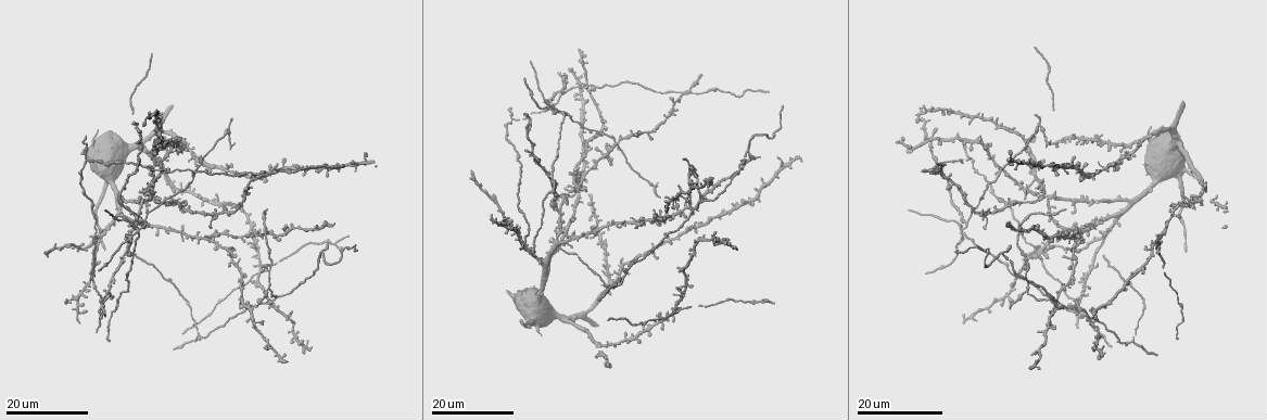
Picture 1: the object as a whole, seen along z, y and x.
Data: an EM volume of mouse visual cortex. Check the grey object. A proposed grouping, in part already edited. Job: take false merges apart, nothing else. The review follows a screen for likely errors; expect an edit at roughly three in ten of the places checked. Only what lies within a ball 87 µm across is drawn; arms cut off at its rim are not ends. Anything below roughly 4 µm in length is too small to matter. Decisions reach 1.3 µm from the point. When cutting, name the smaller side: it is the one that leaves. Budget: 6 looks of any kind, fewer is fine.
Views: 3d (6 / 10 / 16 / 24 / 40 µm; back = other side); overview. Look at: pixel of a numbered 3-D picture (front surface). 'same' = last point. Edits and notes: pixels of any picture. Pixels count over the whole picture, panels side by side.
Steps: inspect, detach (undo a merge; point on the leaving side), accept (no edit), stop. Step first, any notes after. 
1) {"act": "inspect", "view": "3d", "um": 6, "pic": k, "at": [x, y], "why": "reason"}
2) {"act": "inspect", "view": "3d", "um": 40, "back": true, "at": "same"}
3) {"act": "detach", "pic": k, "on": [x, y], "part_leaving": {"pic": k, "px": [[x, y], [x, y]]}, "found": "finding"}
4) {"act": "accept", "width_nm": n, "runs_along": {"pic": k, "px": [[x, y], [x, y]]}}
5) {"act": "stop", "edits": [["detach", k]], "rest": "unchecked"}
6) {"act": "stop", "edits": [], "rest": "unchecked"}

{"act": "inspect", "view": "3d", "um": 16, "pic": 1, "at": [690, 92], "why": "four arms meet"}

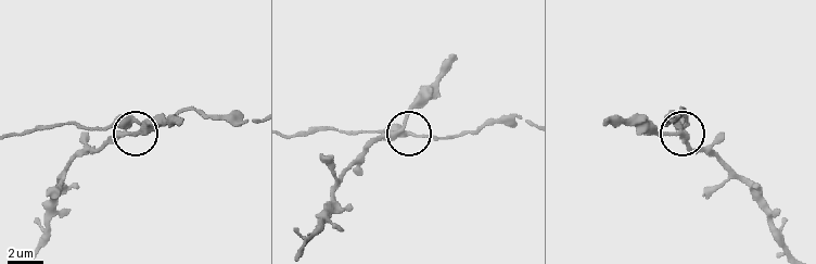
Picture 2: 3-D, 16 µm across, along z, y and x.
{"act": "inspect", "view": "3d", "um": 10, "pic": 2, "at": [399, 133]}

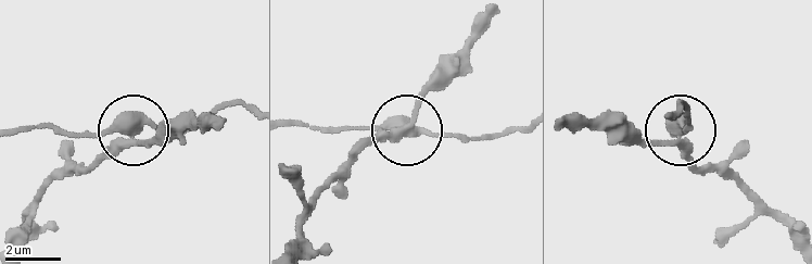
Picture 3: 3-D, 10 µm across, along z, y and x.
{"act": "accept", "width_nm": 420, "found": "one cell here"}

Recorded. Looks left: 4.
{"act": "inspect", "view": "3d", "um": 24, "pic": 1, "at": [214, 215], "why": "four or more arms meet"}

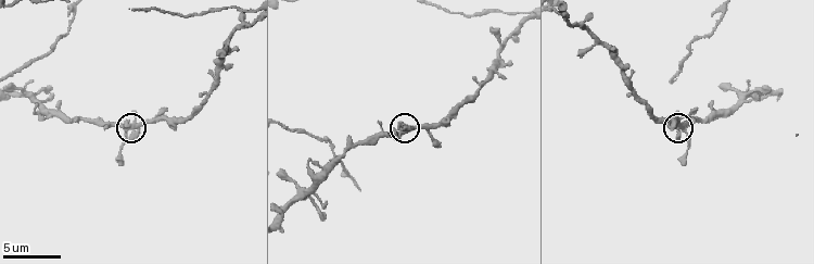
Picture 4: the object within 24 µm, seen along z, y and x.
{"act": "inspect", "view": "3d", "um": 10, "pic": 4, "at": [682, 128], "why": "closer look"}

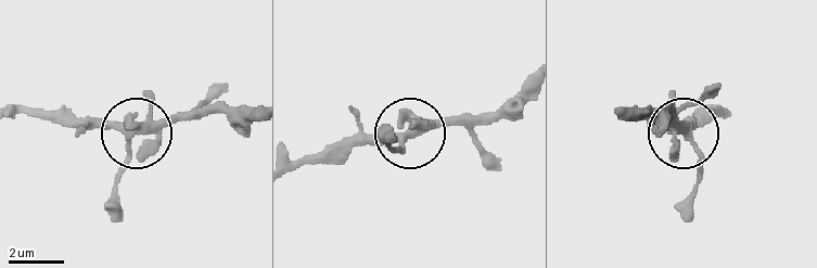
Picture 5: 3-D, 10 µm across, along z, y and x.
{"act": "accept", "runs_along": {"pic": 5, "px": [[296, 165], [337, 161], [406, 135], [400, 147], [387, 147]]}, "found": "all the same cell"}

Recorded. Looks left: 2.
{"act": "inspect", "view": "3d", "um": 24, "pic": 1, "at": [575, 186], "why": "looks like a crossing"}

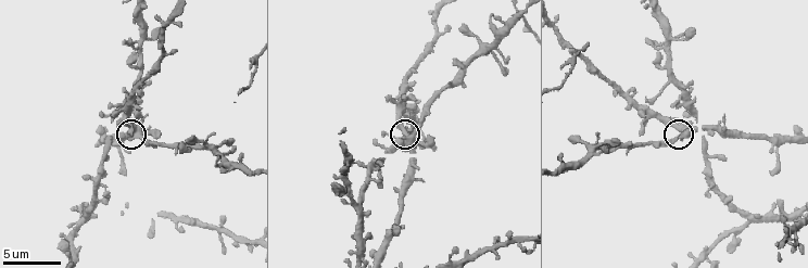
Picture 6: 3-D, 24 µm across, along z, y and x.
{"act": "inspect", "view": "3d", "um": 10, "pic": 6, "at": [682, 130]}

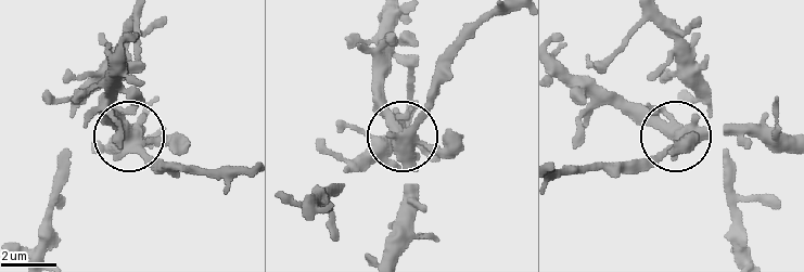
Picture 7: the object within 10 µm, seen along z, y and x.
{"act": "accept", "width_nm": 440, "runs_along": {"pic": 7, "px": [[383, 249], [403, 201], [403, 137], [377, 90]]}, "found": "one cell here"}

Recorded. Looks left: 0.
{"act": "stop", "edits": [], "rest": "unchecked"}

